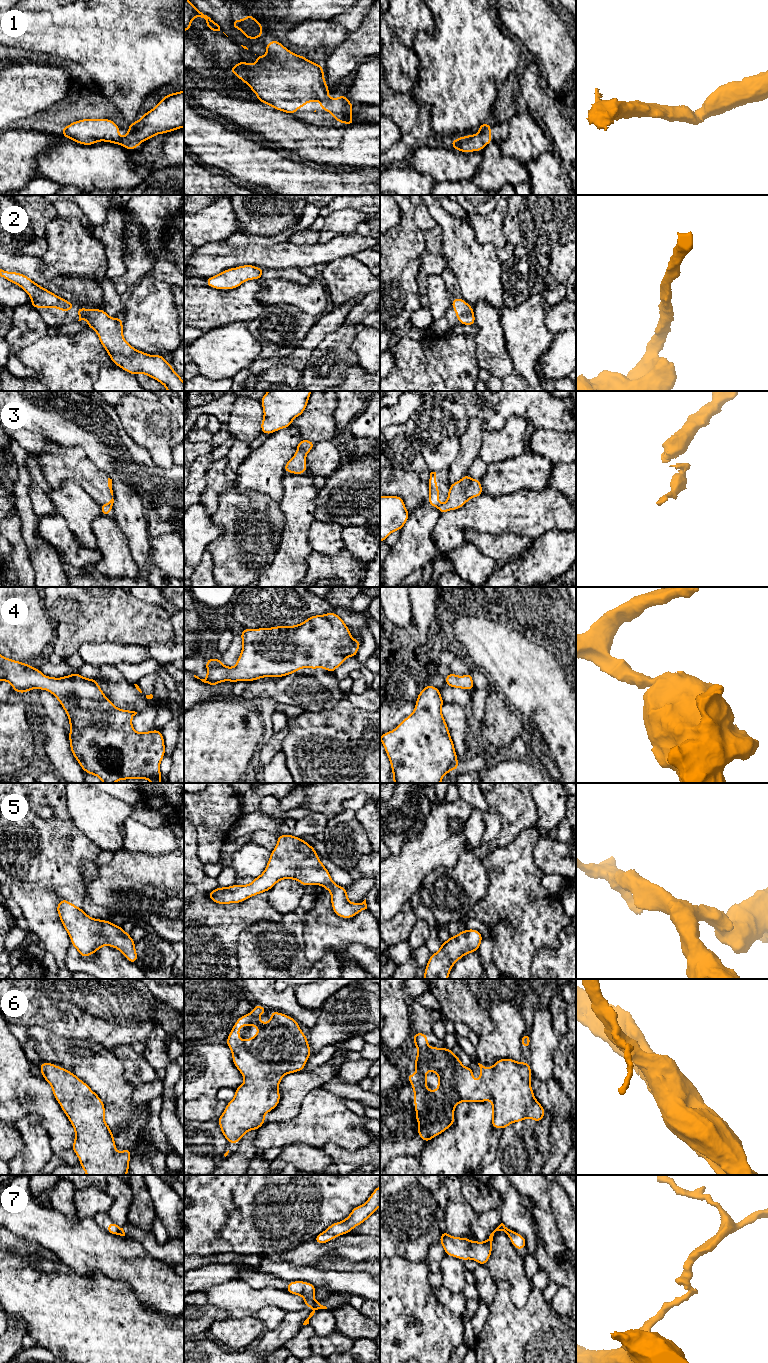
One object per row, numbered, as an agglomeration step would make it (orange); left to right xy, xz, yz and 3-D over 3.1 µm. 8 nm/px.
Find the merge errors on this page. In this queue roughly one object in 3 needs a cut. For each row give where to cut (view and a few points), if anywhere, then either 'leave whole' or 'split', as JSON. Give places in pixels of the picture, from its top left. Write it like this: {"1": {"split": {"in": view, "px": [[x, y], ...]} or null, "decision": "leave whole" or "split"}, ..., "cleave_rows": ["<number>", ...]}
{"1": {"split": null, "decision": "leave whole"}, "2": {"split": null, "decision": "leave whole"}, "3": {"split": {"in": "xz", "px": [[297, 450], [303, 450], [306, 453]]}, "decision": "split"}, "4": {"split": null, "decision": "leave whole"}, "5": {"split": null, "decision": "leave whole"}, "6": {"split": null, "decision": "leave whole"}, "7": {"split": {"in": "xz", "px": [[315, 1301], [313, 1307]]}, "decision": "split"}, "cleave_rows": ["3", "7"]}

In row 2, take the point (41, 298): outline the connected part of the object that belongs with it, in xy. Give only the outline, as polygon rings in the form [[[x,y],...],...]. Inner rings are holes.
[[[0,269],[0,276],[26,291],[32,300],[30,305],[36,309],[52,307],[67,312],[74,308],[73,303],[41,287],[24,274]]]

